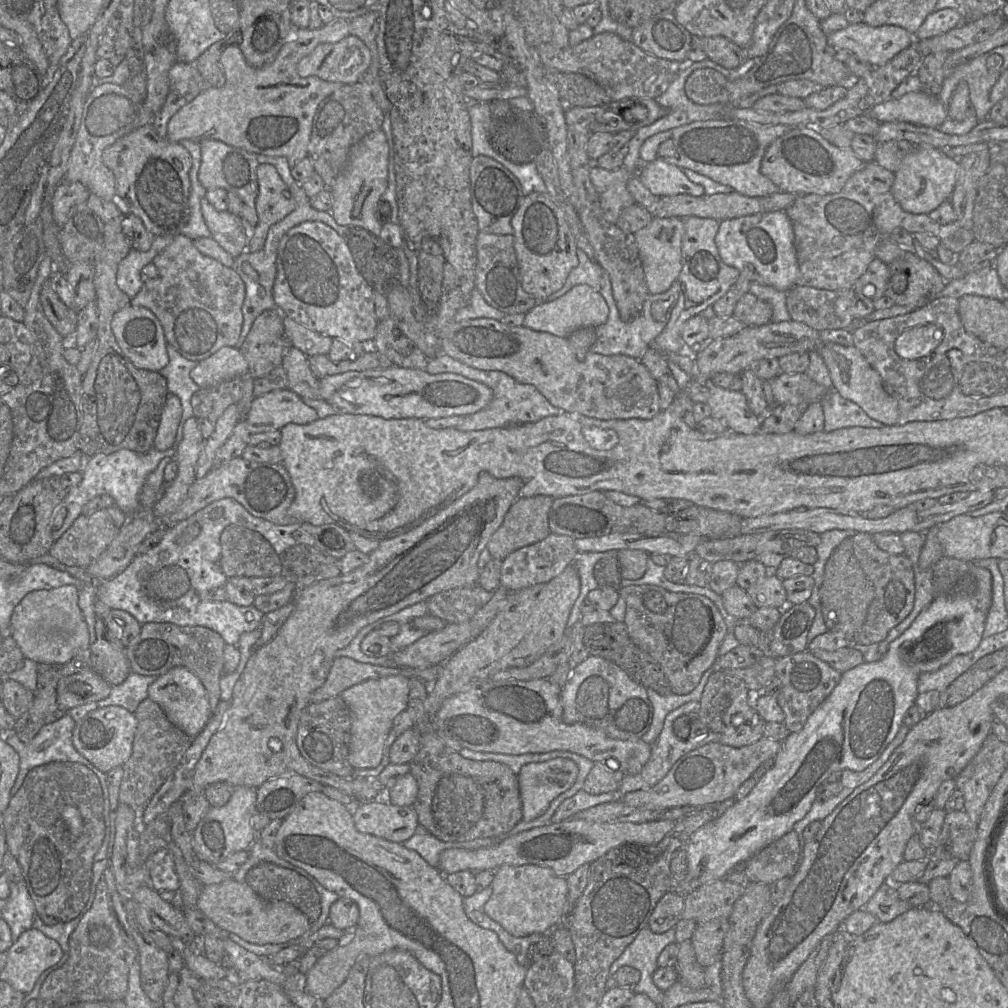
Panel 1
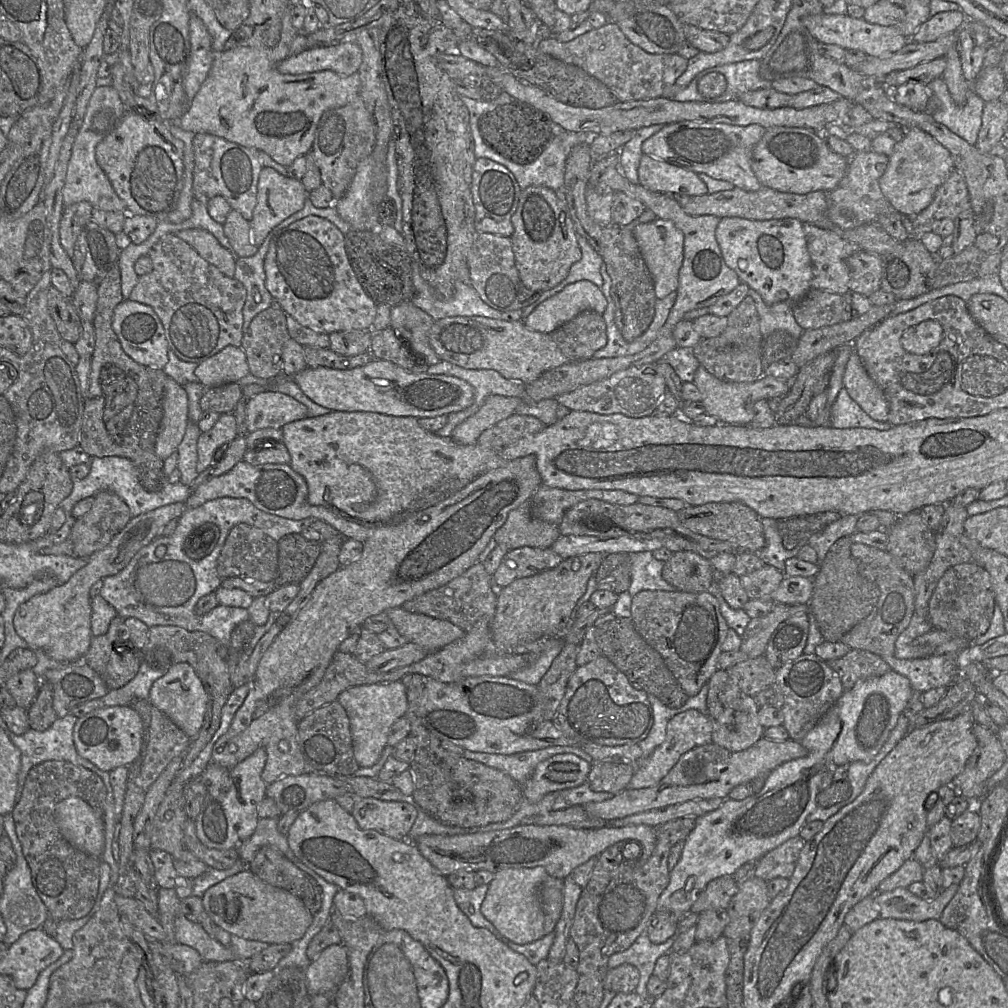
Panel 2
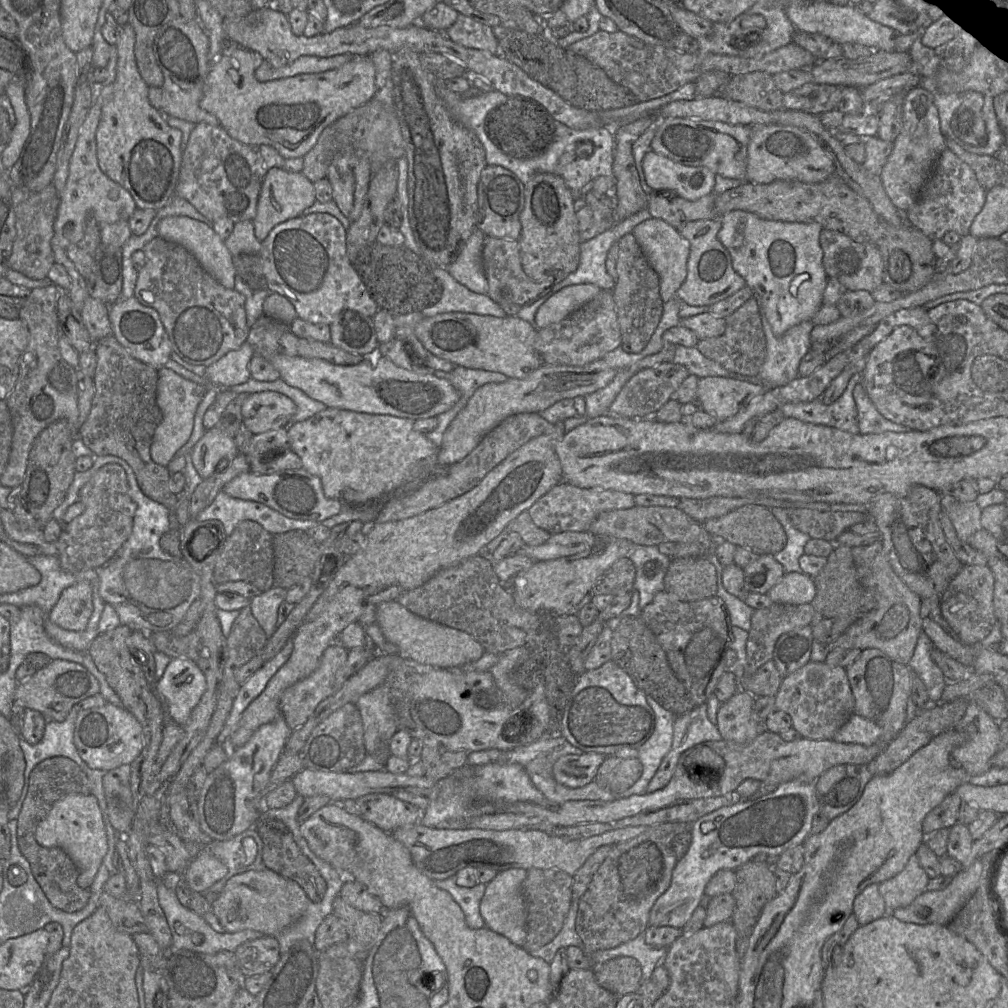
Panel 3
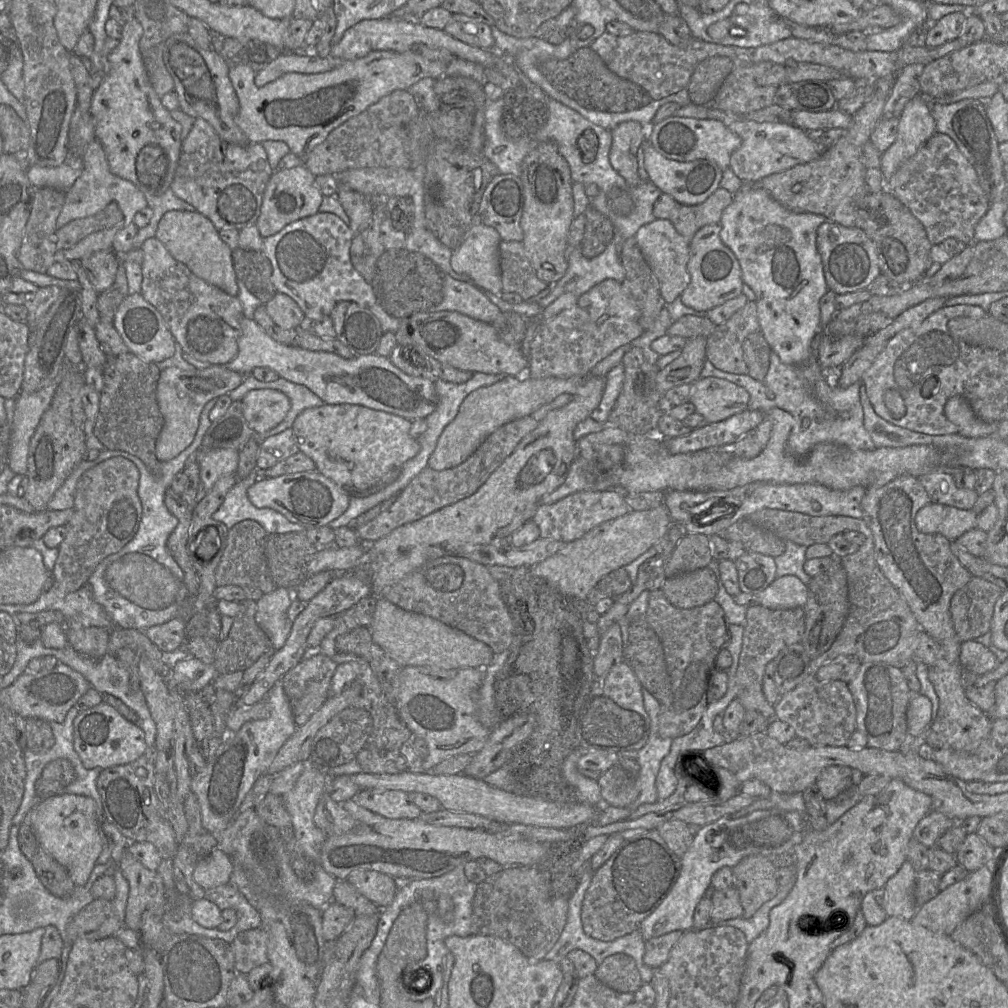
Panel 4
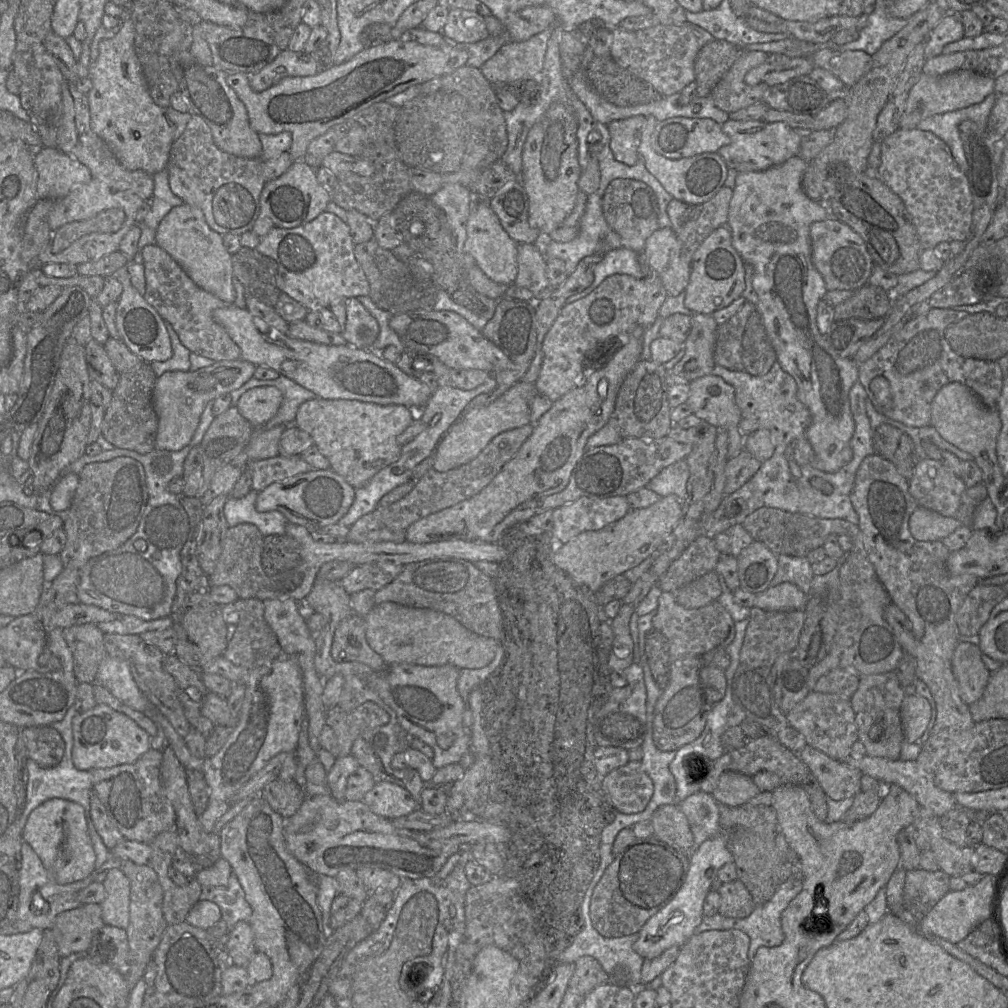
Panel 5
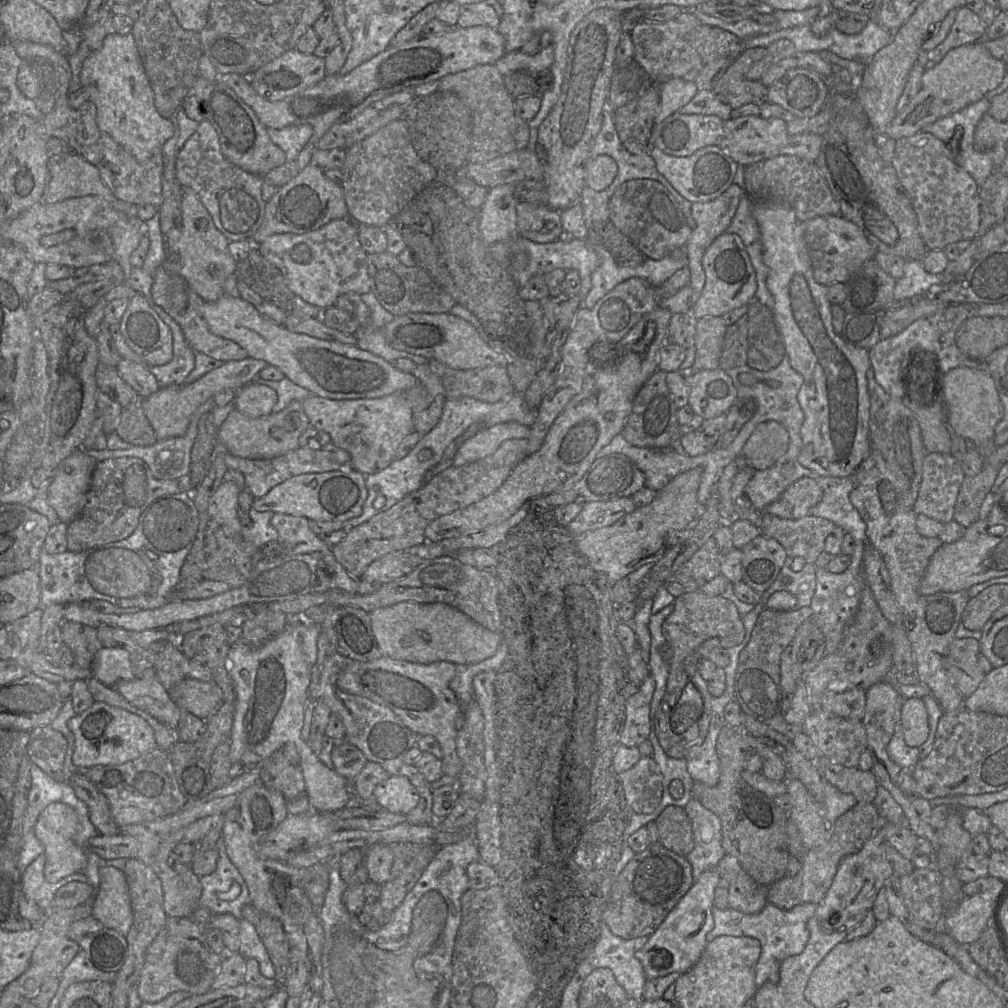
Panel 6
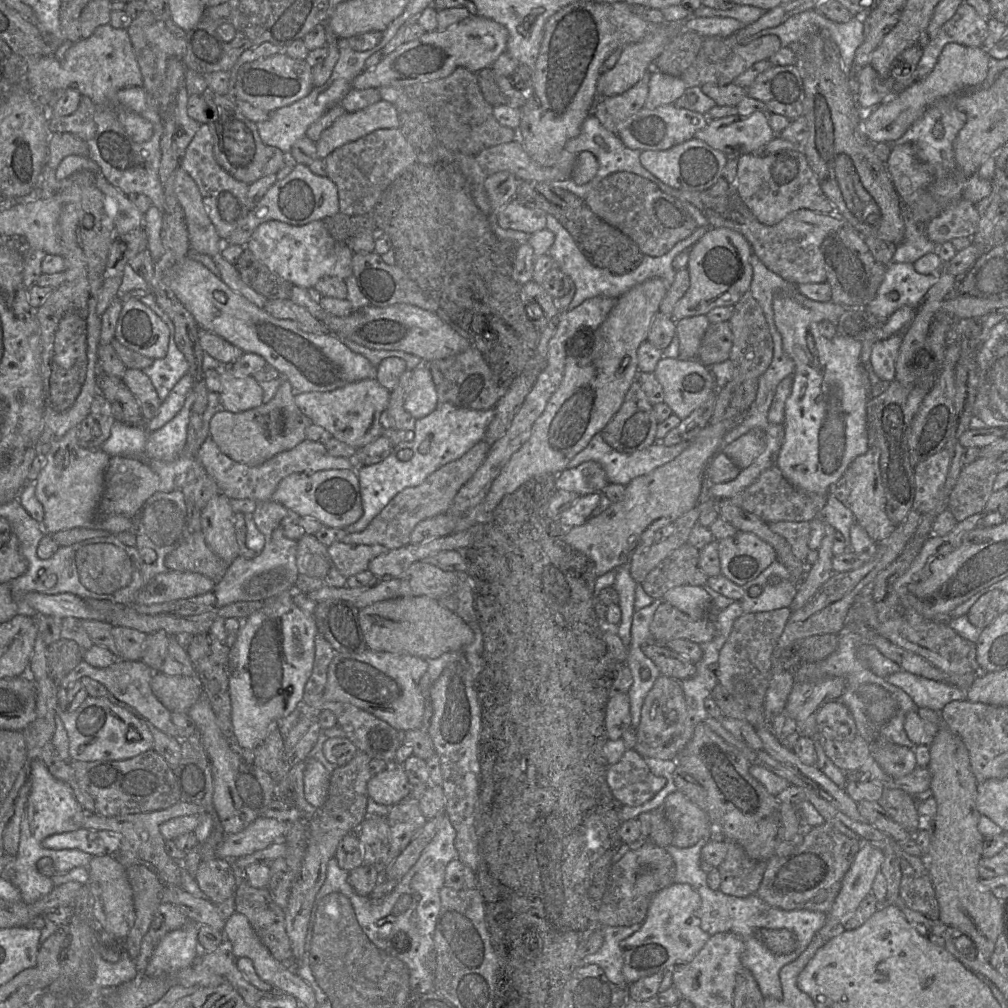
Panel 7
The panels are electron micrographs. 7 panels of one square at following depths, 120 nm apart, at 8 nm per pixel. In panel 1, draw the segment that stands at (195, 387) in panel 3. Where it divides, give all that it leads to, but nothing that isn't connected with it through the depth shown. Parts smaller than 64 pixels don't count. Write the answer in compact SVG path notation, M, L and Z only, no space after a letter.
M168 392L157 434L154 439L155 449L165 451L172 448L181 416L182 406L180 399L176 395Z

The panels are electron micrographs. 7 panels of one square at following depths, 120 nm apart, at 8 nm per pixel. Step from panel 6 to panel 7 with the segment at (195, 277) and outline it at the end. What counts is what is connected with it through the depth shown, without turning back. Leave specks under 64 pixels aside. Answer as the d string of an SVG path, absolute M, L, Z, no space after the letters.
M181 167L176 171L174 191L182 207L190 249L214 257L224 241L209 219L195 181Z

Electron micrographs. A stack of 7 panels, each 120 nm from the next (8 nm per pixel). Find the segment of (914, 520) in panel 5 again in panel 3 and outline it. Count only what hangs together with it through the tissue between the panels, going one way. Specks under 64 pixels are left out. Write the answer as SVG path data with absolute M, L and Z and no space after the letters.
M951 494L942 496L942 510L951 520L958 538L967 542L982 529L982 510L975 502L958 502Z

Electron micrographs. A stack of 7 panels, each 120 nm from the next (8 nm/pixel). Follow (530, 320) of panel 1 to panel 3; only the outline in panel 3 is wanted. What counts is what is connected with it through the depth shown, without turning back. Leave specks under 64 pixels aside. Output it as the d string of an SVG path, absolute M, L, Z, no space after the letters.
M594 284L566 286L551 295L537 310L533 325L537 329L557 323L595 298L602 289Z

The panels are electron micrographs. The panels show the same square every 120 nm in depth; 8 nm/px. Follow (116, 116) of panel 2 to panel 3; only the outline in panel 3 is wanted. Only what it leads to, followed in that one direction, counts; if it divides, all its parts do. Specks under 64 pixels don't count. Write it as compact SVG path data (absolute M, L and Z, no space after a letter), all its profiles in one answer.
M97 101L91 105L83 124L69 162L69 174L54 222L54 236L51 246L57 245L64 250L78 243L84 236L85 220L92 214L98 225L128 221L137 209L131 194L118 183L107 177L99 167L96 149L96 132L100 121L101 107Z

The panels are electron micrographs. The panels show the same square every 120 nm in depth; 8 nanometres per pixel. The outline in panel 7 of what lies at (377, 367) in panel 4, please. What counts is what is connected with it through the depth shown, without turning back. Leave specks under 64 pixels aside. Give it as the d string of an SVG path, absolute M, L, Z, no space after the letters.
M189 257L166 271L166 282L200 328L225 339L244 353L263 357L290 382L294 396L295 393L333 391L349 383L376 378L377 367L350 350L336 335L304 332L294 321L271 316Z

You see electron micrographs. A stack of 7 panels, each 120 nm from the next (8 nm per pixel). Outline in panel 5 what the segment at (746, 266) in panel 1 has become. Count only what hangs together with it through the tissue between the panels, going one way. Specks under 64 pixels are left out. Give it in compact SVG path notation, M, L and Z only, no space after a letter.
M795 156L781 165L771 167L764 171L737 173L735 178L735 185L732 189L731 199L728 204L726 226L731 234L731 243L733 248L740 255L744 263L750 264L753 268L752 286L758 296L758 301L755 306L761 316L769 341L776 353L777 361L779 362L782 370L791 375L796 382L797 398L808 408L811 414L811 422L807 429L806 437L815 453L813 467L823 472L835 473L847 463L849 463L853 457L853 451L850 442L855 430L855 423L850 408L849 392L852 386L858 380L860 364L857 364L853 358L840 356L827 341L825 335L819 332L817 327L817 306L818 303L826 295L828 290L822 276L812 263L810 226L814 222L828 219L830 217L830 212L824 203L811 200L807 197L802 189L801 181L803 174L807 168L807 164L808 163L806 161L798 156Z

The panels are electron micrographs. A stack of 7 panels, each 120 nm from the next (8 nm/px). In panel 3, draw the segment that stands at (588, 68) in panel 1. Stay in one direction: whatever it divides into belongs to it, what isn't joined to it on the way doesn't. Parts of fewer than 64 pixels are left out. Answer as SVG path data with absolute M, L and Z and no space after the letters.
M619 29L615 32L598 30L592 36L571 44L568 47L568 50L587 58L589 61L602 68L610 79L617 84L628 88L637 97L639 102L645 102L668 95L687 83L694 83L701 74L708 71L721 71L729 76L759 71L768 73L772 76L782 71L800 68L810 69L815 62L818 62L809 51L800 47L793 41L761 57L743 58L738 56L701 52L682 53L673 47L646 44L635 37L627 35Z

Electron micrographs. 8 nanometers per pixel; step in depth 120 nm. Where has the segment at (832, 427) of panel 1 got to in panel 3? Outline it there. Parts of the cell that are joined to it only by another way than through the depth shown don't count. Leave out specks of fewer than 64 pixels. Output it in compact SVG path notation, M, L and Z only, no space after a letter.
M858 383L853 390L853 398L857 407L859 434L879 434L884 432L905 433L909 428L885 419L876 409L862 385Z

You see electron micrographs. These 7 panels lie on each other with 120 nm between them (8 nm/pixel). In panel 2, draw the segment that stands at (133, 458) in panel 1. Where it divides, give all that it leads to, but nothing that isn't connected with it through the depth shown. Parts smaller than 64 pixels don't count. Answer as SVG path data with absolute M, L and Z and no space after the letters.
M110 456L101 458L91 458L89 474L83 478L73 481L71 493L61 503L61 508L65 513L65 523L56 532L50 532L49 537L54 544L61 543L69 538L72 526L76 519L72 515L72 509L77 502L88 497L94 497L102 491L115 493L124 500L130 510L131 517L136 517L176 502L185 502L190 496L192 490L181 482L171 484L166 481L160 491L149 492L140 484L137 471L130 460L124 457Z

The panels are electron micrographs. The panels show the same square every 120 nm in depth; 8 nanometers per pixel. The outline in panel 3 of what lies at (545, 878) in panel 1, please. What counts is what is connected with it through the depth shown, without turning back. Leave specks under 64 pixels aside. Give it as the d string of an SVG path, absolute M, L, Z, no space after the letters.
M510 868L498 872L496 877L486 884L480 903L480 914L486 927L520 947L523 947L527 936L527 906L523 895L523 883L527 877L527 871L521 868Z

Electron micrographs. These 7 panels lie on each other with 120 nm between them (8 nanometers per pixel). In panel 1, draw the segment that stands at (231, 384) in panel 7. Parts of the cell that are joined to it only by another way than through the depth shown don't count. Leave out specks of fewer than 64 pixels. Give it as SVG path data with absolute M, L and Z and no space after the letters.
M289 388L276 389L255 397L245 425L250 434L277 431L287 424L309 424L319 419L317 412Z

